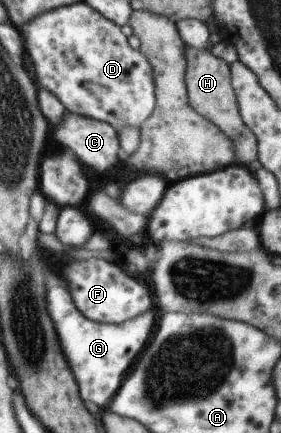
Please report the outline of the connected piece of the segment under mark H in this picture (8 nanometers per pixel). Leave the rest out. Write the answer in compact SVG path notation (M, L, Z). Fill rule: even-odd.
M185 47L186 88L189 106L201 117L215 124L230 140L236 164L247 166L257 159L257 141L253 132L244 123L237 107L237 100L231 85L231 68L225 59L214 56L206 49Z

